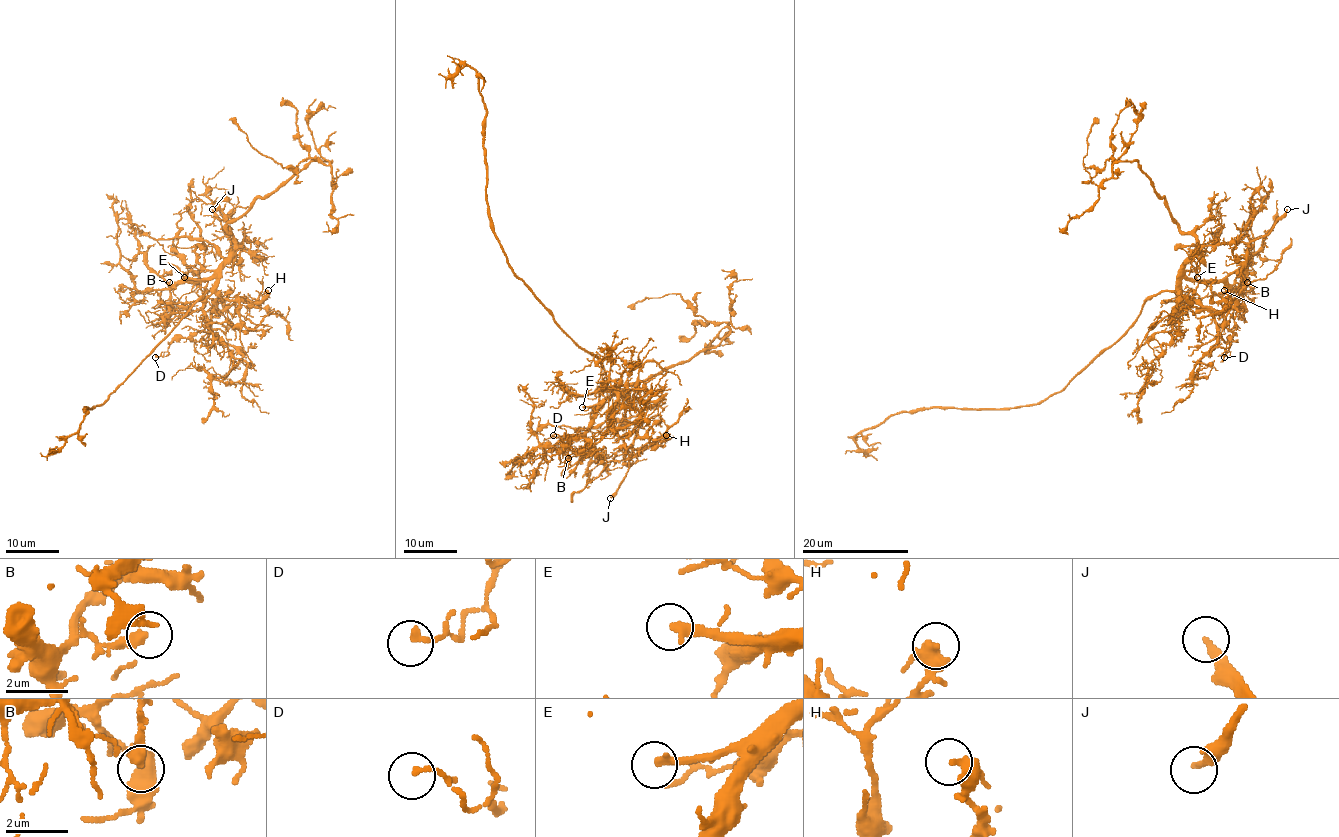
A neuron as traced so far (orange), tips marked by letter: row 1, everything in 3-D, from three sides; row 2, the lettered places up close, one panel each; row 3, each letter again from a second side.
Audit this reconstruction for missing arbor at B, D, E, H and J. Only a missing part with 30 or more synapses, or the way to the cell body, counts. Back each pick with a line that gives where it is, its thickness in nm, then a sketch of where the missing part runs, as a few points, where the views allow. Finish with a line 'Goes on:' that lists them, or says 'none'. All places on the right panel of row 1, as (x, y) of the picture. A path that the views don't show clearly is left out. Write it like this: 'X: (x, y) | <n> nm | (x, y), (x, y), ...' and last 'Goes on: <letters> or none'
E: (1197, 277) | 280 nm | (1197, 277), (1204, 272), (1206, 276), (1206, 251)
J: (1287, 209) | 260 nm
Goes on: E, J

